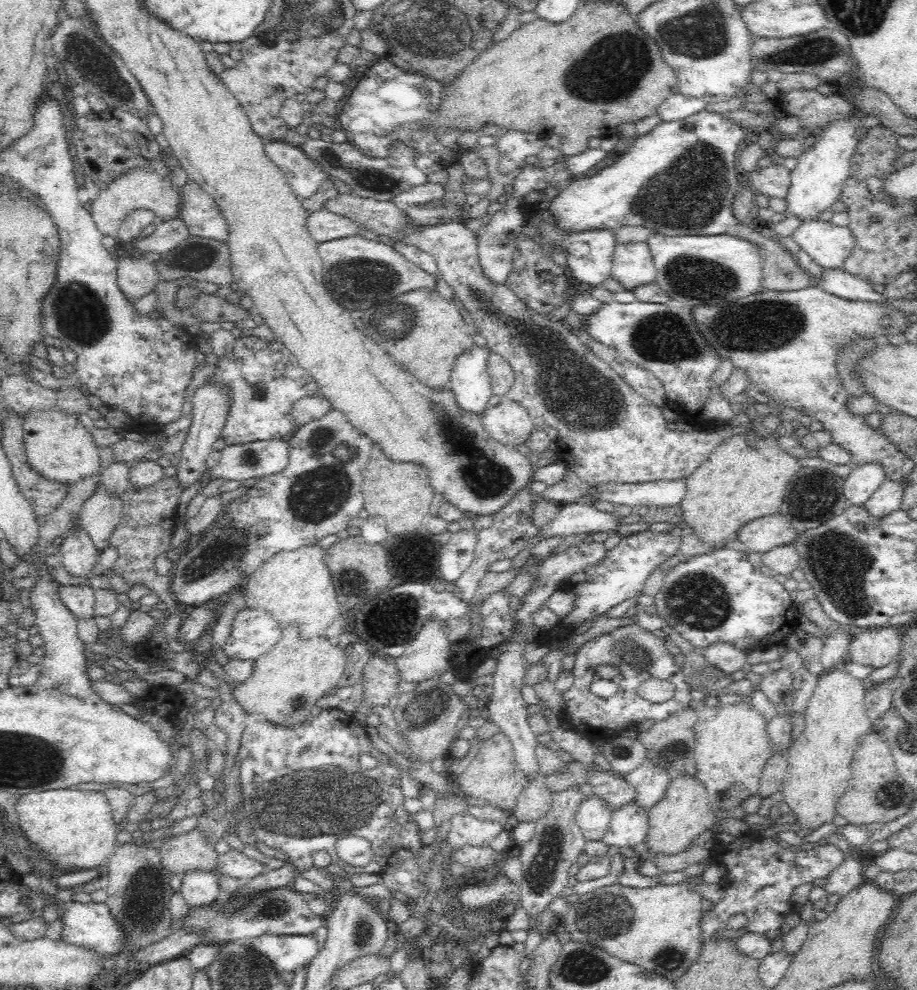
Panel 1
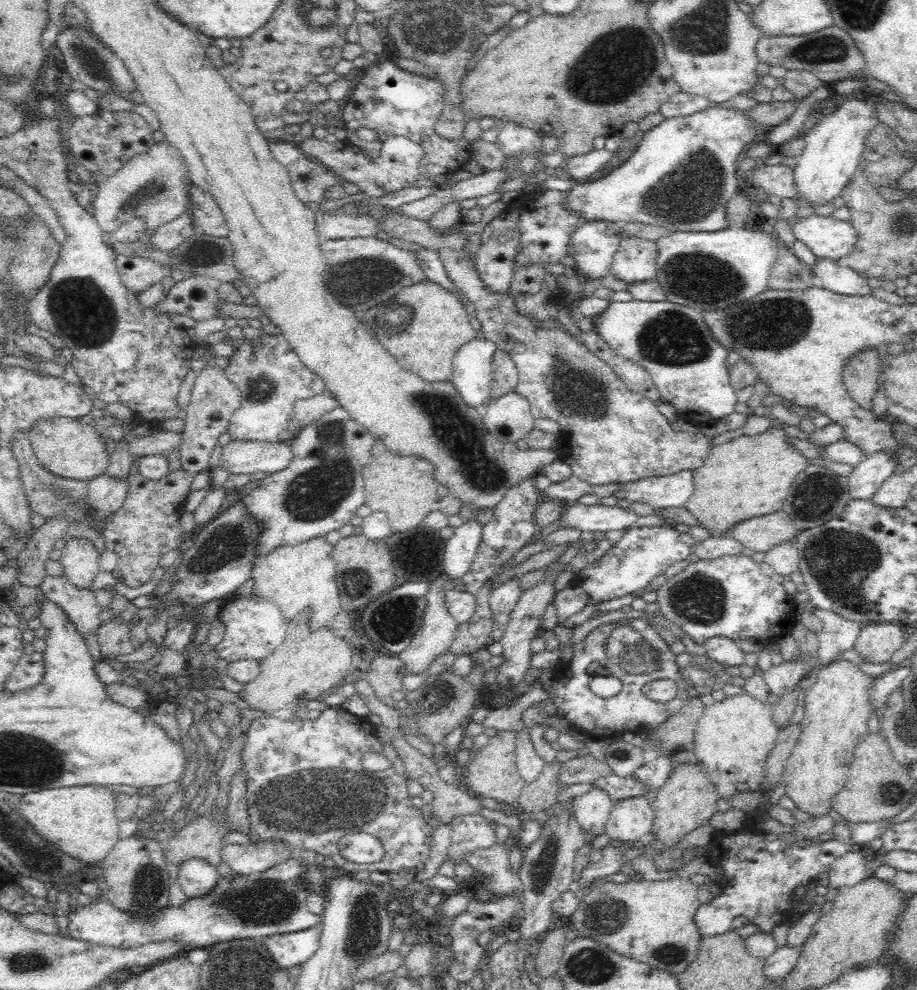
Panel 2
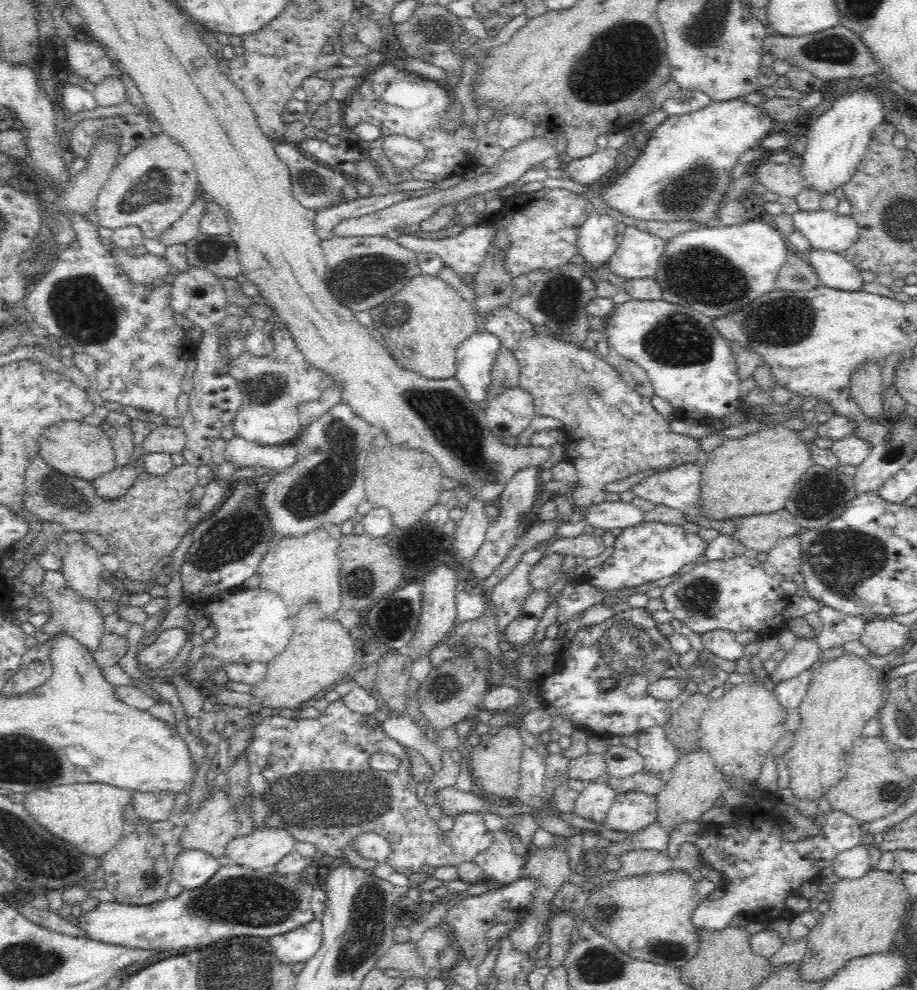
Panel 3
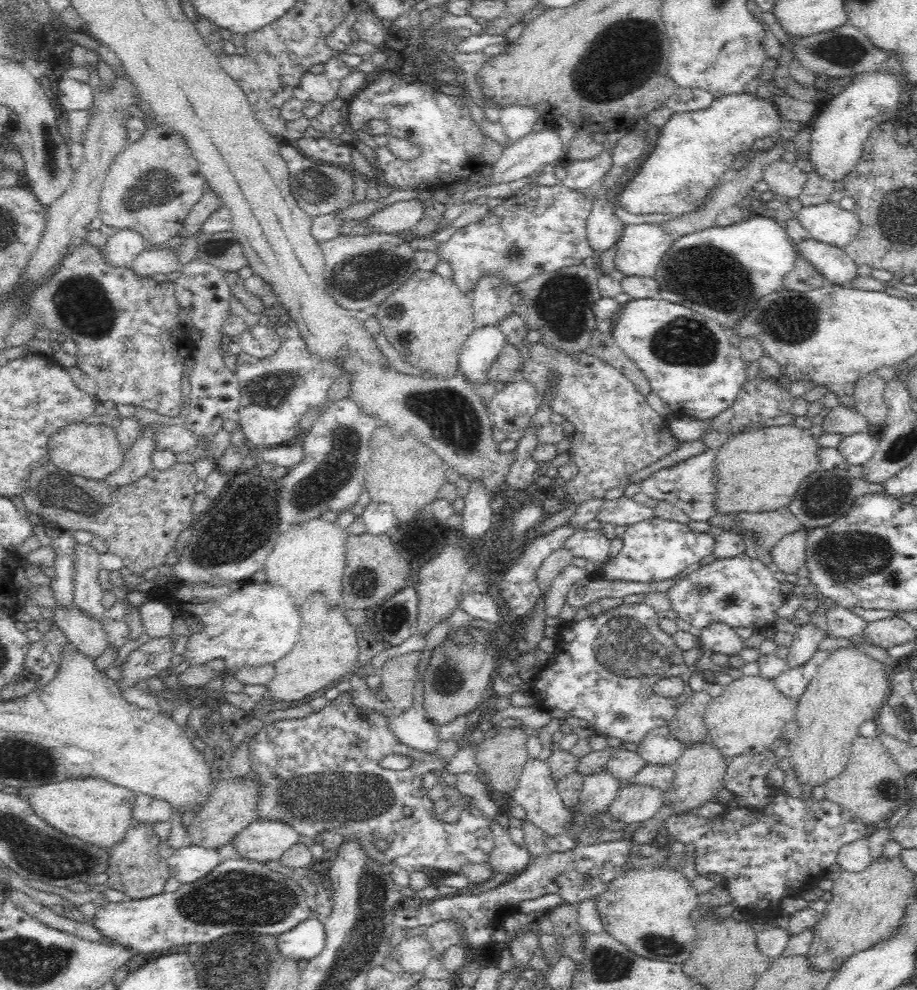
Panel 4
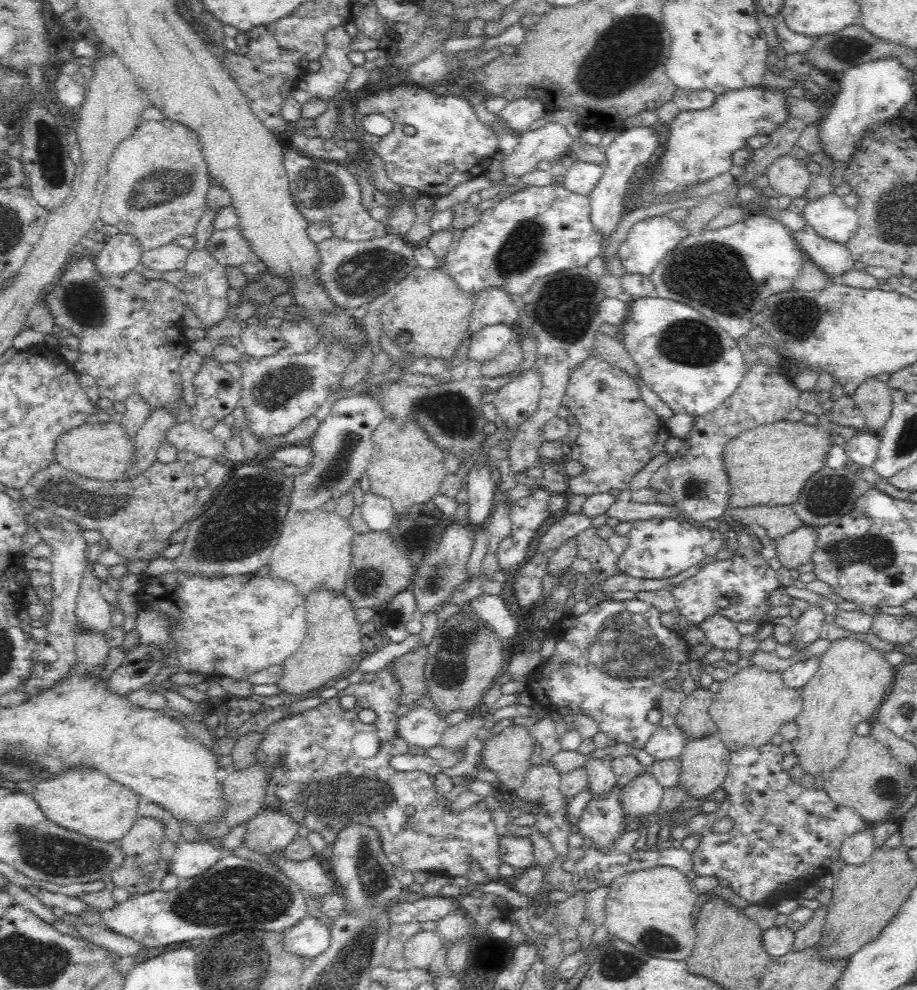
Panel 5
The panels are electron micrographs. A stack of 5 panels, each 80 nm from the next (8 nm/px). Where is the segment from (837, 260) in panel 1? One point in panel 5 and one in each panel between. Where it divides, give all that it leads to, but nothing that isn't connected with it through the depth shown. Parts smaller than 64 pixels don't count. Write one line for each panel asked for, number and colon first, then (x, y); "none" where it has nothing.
2: (827, 237)
3: (827, 229)
4: (828, 222)
5: (828, 215)

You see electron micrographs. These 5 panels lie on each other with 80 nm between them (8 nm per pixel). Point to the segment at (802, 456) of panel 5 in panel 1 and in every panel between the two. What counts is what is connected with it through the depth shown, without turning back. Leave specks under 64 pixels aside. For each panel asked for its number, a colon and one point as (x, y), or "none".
1: (737, 483)
2: (749, 476)
3: (755, 474)
4: (758, 470)

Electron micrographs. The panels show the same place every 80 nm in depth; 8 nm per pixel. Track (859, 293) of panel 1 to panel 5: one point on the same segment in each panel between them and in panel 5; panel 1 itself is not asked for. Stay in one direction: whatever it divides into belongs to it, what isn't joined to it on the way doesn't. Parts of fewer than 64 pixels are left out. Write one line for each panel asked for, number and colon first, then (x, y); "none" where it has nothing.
2: (830, 274)
3: (835, 271)
4: (834, 264)
5: (832, 257)

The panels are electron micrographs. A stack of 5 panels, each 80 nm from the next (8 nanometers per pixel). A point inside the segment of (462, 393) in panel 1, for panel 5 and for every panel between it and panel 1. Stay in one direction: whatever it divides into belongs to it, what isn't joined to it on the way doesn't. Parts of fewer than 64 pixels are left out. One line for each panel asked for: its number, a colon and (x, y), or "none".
2: (472, 364)
3: (475, 356)
4: (482, 346)
5: (485, 344)

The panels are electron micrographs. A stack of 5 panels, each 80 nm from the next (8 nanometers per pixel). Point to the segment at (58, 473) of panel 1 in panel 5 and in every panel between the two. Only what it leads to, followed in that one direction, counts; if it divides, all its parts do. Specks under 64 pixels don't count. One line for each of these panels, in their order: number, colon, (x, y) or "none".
2: (66, 447)
3: (78, 449)
4: (93, 451)
5: (103, 451)

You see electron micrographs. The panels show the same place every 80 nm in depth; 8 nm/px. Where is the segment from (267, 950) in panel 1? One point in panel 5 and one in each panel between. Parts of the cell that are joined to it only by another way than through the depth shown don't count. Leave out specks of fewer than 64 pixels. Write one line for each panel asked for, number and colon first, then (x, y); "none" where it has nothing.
2: (291, 948)
3: (301, 943)
4: (306, 940)
5: (309, 937)

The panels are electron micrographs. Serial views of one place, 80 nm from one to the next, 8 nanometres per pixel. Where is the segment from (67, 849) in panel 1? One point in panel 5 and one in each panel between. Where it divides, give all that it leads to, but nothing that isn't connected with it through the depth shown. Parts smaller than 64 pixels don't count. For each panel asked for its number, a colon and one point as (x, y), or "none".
2: (81, 820)
3: (89, 815)
4: (98, 812)
5: (87, 801)

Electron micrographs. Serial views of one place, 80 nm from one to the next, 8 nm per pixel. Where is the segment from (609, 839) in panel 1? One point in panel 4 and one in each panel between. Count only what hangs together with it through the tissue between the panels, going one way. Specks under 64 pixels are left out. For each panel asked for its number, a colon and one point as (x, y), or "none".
2: (630, 819)
3: (631, 811)
4: (634, 802)

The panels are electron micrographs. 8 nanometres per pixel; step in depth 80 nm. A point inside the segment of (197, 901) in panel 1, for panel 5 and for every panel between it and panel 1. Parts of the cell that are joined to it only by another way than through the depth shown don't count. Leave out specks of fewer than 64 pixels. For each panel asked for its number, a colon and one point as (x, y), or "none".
2: (195, 876)
3: (190, 868)
4: (189, 863)
5: (190, 858)

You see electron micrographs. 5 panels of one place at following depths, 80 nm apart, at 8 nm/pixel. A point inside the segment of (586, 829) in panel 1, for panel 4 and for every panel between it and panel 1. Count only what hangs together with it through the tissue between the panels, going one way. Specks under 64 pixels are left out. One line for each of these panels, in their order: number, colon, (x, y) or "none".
2: (592, 809)
3: (594, 801)
4: (600, 788)

